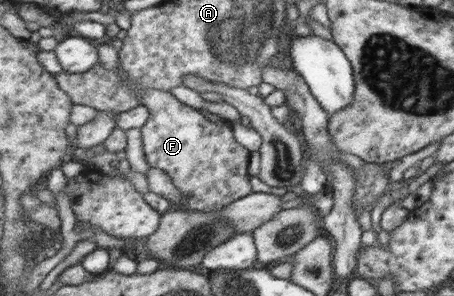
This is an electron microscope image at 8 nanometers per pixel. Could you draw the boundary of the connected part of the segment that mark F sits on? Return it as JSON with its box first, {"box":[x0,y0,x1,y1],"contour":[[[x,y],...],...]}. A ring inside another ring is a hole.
{"box":[129,84,254,212],"contour":[[[135,84],[129,88],[133,92],[140,93],[142,105],[150,109],[150,118],[141,128],[143,132],[144,152],[151,168],[163,170],[172,177],[174,184],[184,195],[184,204],[192,211],[212,212],[220,211],[236,200],[254,193],[250,184],[250,172],[248,164],[251,161],[251,150],[248,150],[235,137],[234,127],[227,121],[212,122],[208,120],[200,109],[186,106],[177,100],[174,95],[164,90],[141,90],[134,88]]]}

